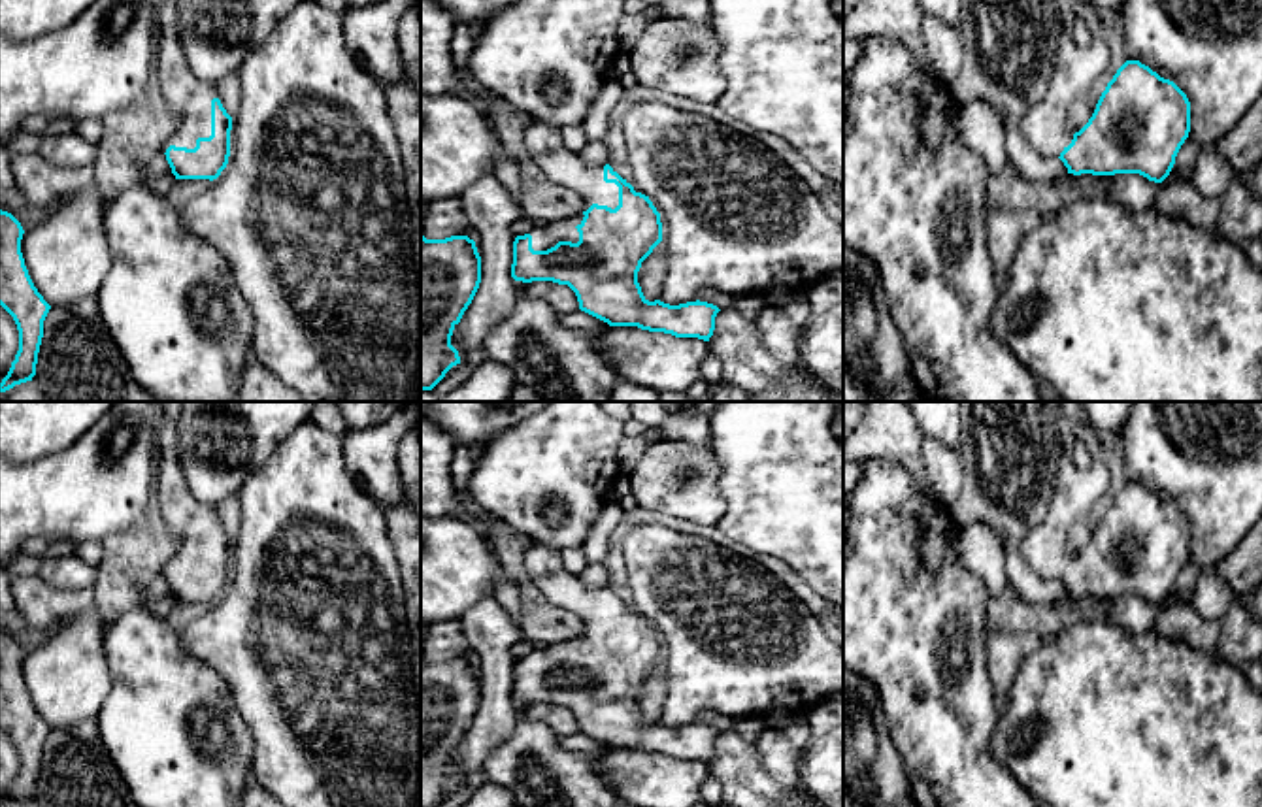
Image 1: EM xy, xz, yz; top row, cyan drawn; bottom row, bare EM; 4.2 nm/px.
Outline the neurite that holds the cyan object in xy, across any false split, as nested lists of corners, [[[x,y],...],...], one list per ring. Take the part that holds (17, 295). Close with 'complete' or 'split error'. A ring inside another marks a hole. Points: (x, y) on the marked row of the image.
[[[0,209],[0,305],[13,317],[19,330],[19,351],[0,392],[32,381],[43,338],[43,321],[51,305],[34,287],[21,253],[21,222]]] | complete

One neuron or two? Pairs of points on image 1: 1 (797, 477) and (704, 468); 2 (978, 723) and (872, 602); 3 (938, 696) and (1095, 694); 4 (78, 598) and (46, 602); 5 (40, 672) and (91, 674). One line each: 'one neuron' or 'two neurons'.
1: two neurons
2: one neuron
3: two neurons
4: one neuron
5: one neuron

